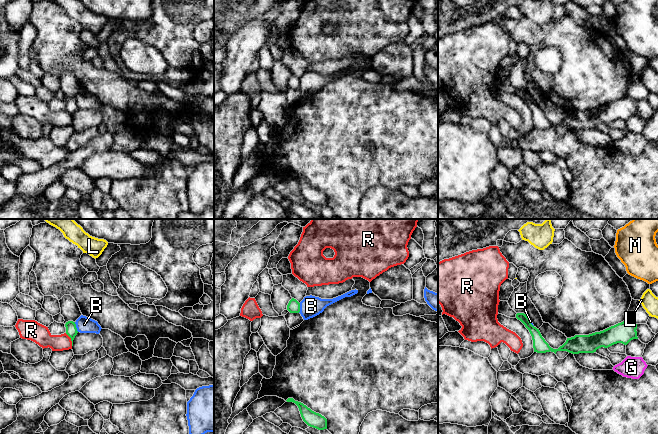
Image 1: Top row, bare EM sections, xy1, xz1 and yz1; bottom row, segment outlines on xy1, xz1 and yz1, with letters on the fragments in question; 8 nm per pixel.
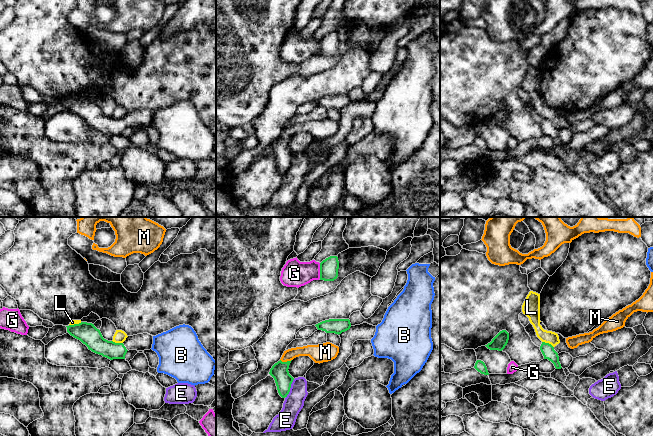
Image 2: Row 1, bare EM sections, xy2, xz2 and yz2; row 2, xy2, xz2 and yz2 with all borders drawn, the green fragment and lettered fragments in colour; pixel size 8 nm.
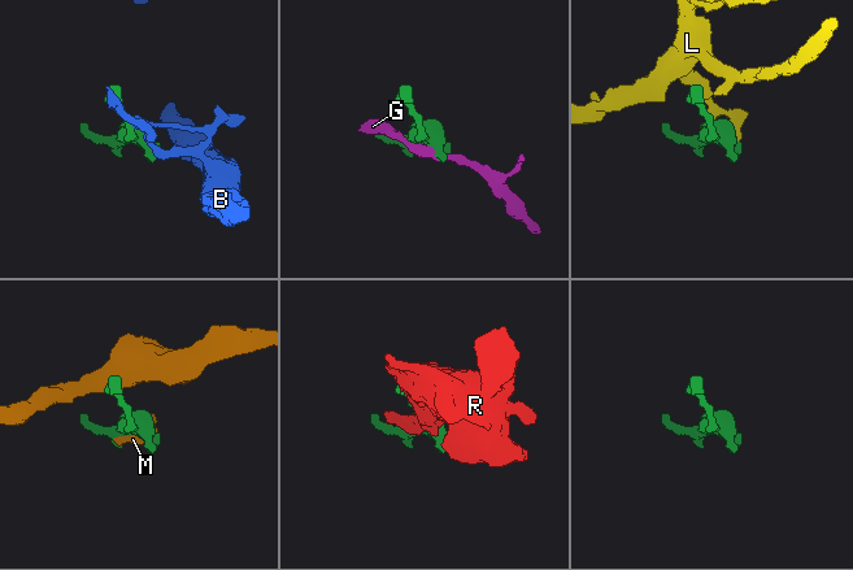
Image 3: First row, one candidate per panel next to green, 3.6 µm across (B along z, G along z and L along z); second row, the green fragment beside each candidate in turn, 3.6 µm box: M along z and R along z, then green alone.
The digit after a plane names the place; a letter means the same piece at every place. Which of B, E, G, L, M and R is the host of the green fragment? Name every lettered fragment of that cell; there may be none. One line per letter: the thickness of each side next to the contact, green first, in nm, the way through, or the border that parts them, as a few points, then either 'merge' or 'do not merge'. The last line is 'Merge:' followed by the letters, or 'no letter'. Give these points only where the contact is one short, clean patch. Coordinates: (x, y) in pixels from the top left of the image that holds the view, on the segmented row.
B: 90/130 nm | do not merge
E: 140/160 nm | along xz2 (294, 379), (286, 397) | do not merge
G: 150/200 nm | along xz2 (319, 263), (320, 278) | do not merge
L: 100/100 nm | do not merge
M: 140/140 nm | along xz2 (280, 359), (282, 361), (291, 360) | do not merge
R: 90/150 nm | do not merge
Merge: no letter

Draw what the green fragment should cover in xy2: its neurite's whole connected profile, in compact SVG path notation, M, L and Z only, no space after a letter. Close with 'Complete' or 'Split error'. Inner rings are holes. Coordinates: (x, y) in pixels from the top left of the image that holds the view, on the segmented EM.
M81 322L66 327L67 332L85 344L89 350L110 360L125 359L129 350L150 350L153 344L153 336L148 333L128 336L123 343L115 343L104 339L100 330L92 323Z. Split error

